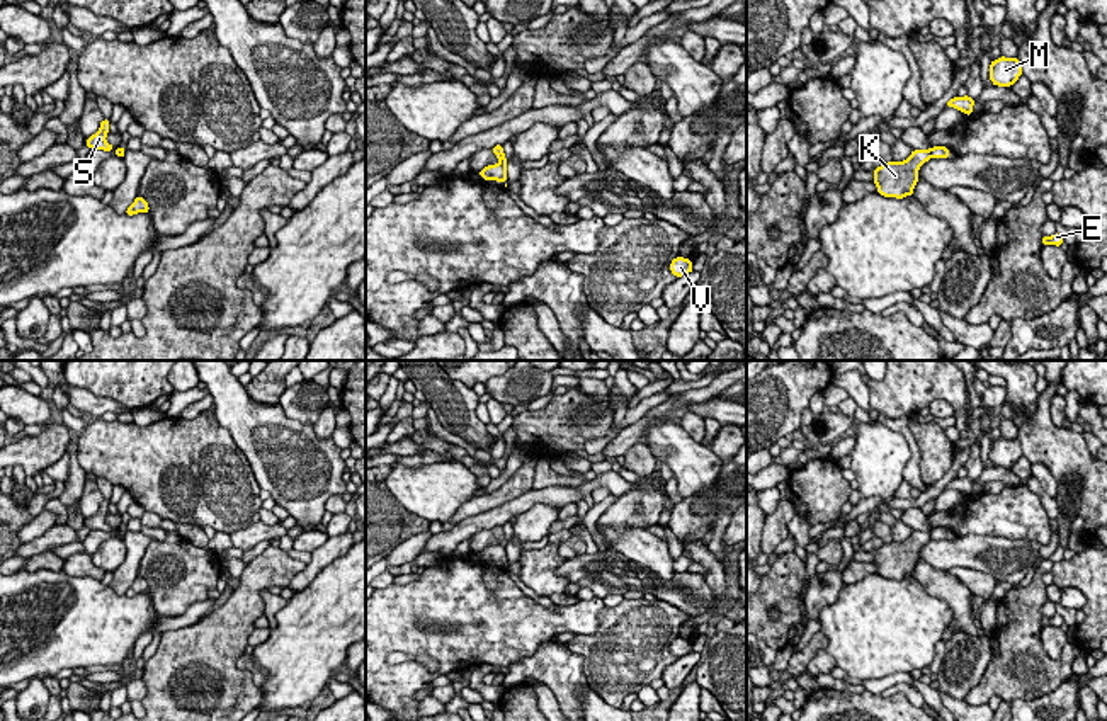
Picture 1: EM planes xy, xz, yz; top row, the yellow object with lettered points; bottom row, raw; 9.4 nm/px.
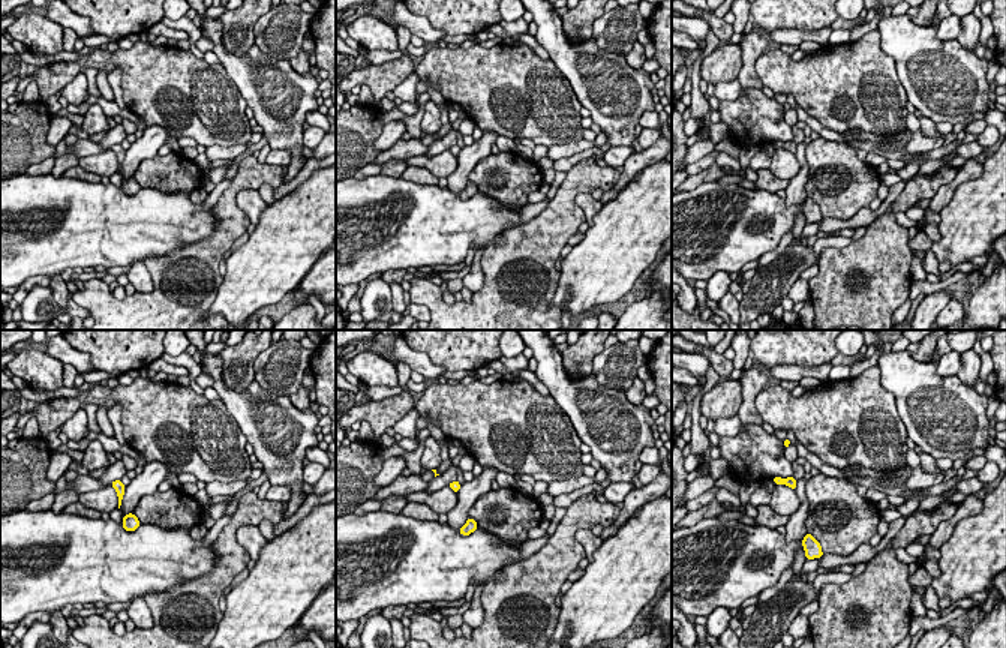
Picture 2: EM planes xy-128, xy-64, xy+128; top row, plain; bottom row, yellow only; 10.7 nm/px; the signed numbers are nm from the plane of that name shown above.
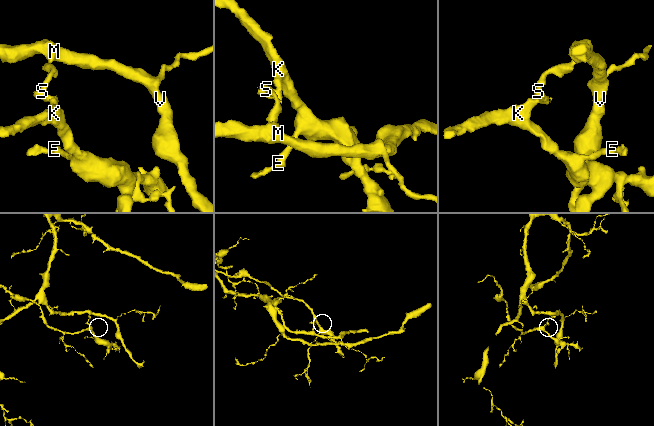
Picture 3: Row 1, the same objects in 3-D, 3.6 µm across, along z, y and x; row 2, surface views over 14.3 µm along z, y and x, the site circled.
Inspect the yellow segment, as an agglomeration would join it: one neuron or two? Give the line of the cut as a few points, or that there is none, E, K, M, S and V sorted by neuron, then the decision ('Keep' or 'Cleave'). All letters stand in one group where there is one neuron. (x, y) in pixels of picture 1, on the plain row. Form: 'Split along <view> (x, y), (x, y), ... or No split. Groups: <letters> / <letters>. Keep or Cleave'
Split along yz (932, 529), (929, 538). Groups: E K / M S V. Cleave

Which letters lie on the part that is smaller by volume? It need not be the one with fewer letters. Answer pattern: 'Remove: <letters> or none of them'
Remove: E, K

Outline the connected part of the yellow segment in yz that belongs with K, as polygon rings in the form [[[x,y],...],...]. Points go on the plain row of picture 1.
[[[932,527],[923,531],[913,531],[911,536],[903,542],[888,542],[879,549],[874,549],[874,565],[877,573],[884,578],[903,580],[913,576],[913,570],[918,563],[920,548],[928,542]]]

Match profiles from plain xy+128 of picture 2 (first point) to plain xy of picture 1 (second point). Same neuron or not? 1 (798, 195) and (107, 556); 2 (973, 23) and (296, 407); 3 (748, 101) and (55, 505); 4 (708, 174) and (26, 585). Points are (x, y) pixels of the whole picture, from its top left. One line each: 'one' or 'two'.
1: two
2: two
3: two
4: two

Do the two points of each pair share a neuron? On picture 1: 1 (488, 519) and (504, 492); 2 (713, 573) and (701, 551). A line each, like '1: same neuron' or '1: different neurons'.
1: different neurons
2: same neuron

